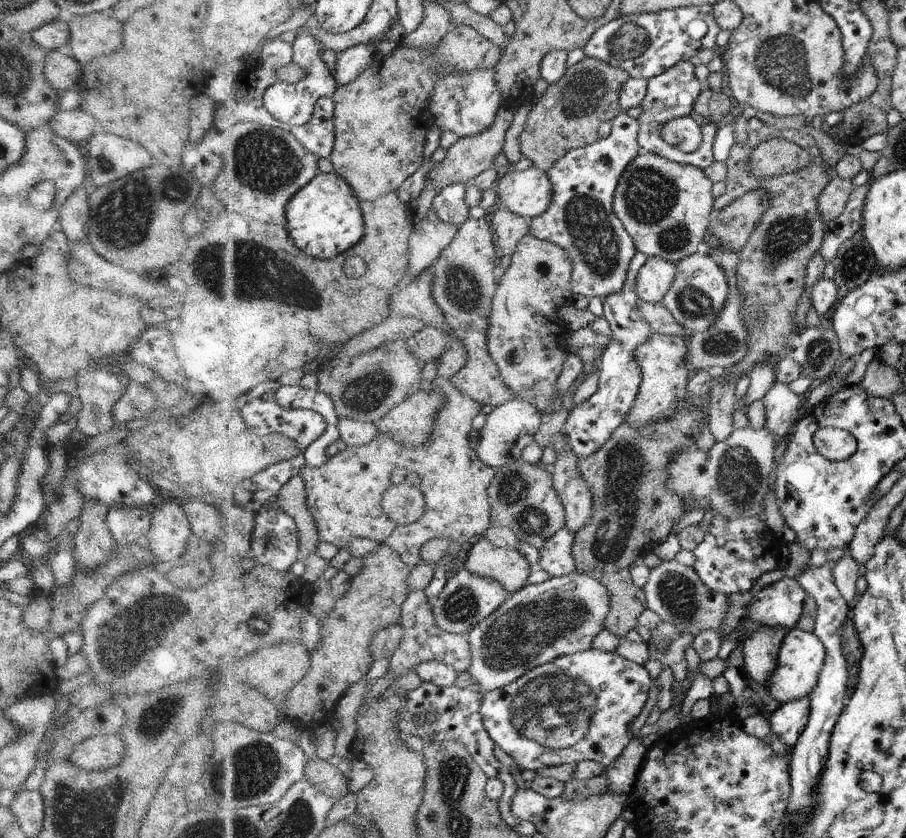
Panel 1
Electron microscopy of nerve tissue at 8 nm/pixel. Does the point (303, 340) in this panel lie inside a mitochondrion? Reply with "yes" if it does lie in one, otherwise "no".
no

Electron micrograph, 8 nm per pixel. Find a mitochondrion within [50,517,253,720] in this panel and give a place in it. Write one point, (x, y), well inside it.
(143, 624)

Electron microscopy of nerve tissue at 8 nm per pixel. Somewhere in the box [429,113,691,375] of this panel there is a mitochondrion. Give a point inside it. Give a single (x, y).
(595, 239)

